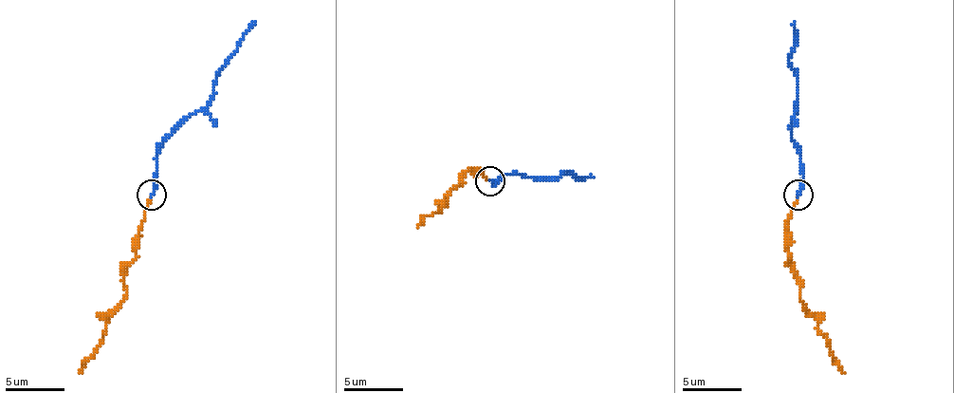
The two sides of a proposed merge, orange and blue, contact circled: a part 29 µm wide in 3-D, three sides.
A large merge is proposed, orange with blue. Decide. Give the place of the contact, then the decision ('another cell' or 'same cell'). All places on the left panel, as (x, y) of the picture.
(152, 195) | same cell

